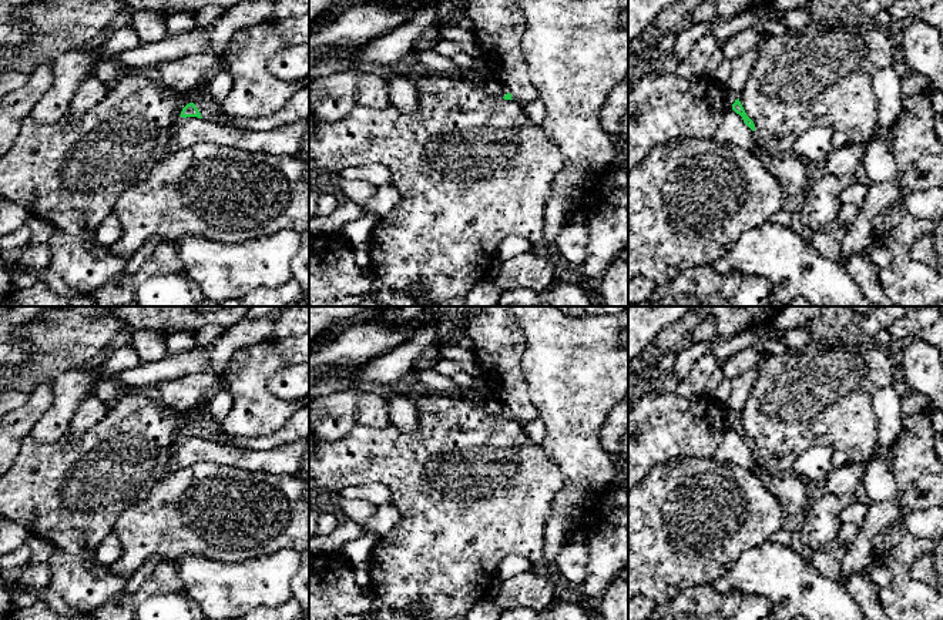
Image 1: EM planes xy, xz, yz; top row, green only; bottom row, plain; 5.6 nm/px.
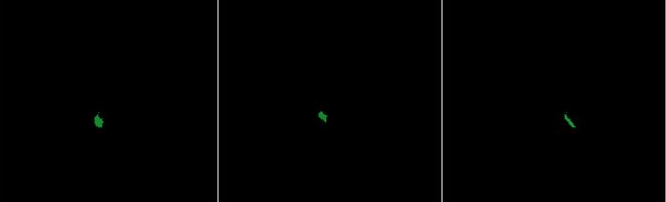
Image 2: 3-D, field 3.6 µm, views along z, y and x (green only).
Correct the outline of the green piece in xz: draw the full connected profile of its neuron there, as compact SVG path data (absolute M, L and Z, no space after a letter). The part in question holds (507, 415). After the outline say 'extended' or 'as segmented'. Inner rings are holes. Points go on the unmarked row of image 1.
M490 399L483 405L483 408L494 416L504 418L504 419L513 419L509 409L499 401Z; extended

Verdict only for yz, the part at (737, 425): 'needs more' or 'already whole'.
needs more

